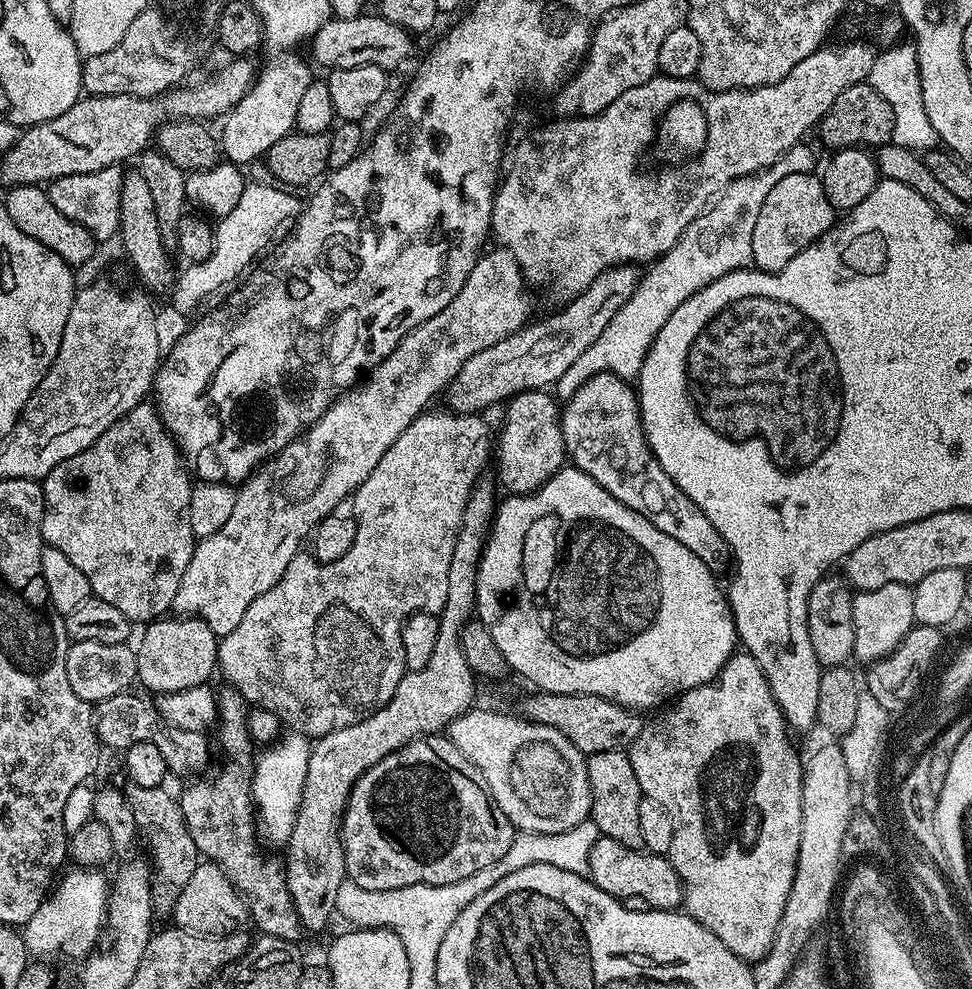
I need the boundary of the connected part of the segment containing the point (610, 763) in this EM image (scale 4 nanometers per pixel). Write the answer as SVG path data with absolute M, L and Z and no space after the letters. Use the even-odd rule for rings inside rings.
M627 751L593 752L587 757L587 761L592 795L590 819L598 826L601 836L614 838L614 842L622 842L622 846L643 849L642 829L638 822L638 806L642 793L638 786L638 778L634 778L634 766L630 766Z

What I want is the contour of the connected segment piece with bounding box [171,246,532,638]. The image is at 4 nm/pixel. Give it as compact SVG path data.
M496 246L493 249L493 252L488 250L480 255L474 270L470 270L470 278L466 278L462 290L454 294L450 306L442 306L434 318L423 320L417 328L410 330L410 334L406 334L396 349L377 368L367 373L362 382L341 392L309 428L264 461L239 485L230 518L217 533L197 543L190 566L186 566L182 582L178 582L178 594L174 594L171 607L173 613L199 616L218 638L235 630L246 610L250 610L250 602L266 594L266 590L270 590L270 586L282 578L286 566L290 566L290 562L301 551L300 543L303 540L305 543L316 525L331 512L337 511L340 503L344 499L345 503L355 493L370 470L378 466L382 454L386 454L386 450L390 450L392 443L400 437L402 430L415 422L436 395L440 396L447 389L462 366L466 365L466 360L529 323L532 296L528 293L530 288L520 273L518 262L505 248Z

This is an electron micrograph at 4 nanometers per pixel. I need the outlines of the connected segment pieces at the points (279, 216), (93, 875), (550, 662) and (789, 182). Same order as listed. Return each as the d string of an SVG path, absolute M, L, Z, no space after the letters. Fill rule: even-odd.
M248 182L245 184L245 188L240 192L240 197L236 201L234 199L231 201L228 212L219 217L218 223L215 225L216 237L214 238L214 250L210 250L210 258L206 258L201 264L188 266L181 276L179 273L175 277L170 297L172 296L173 306L184 316L190 315L207 296L214 295L219 288L227 289L229 286L235 285L245 275L244 267L256 255L259 257L273 243L272 235L284 223L287 225L289 222L295 221L302 211L302 200L296 197L299 195L287 187L277 186L272 182L266 184Z
M76 866L73 869L73 872L65 871L59 877L58 883L51 889L42 906L34 910L34 918L23 924L22 935L29 957L48 958L44 956L56 956L59 952L65 952L68 956L80 956L79 958L87 957L97 947L95 944L100 931L105 931L108 918L109 877L104 877L103 871L95 868Z
M571 466L561 468L560 472L550 477L537 492L530 492L527 496L512 494L507 498L509 500L501 499L499 501L496 516L492 520L492 530L488 533L488 543L484 545L484 554L481 556L480 564L478 565L478 574L476 575L475 615L483 622L484 629L490 634L490 638L494 638L494 643L498 646L498 650L502 650L502 658L506 658L509 669L511 669L513 673L517 672L518 675L525 676L525 678L533 684L531 687L541 692L597 696L598 698L606 698L610 702L621 704L624 708L633 710L645 710L644 708L656 707L656 709L659 709L665 702L689 692L691 688L697 688L698 686L708 684L712 680L715 680L718 673L722 670L722 666L726 666L726 662L737 651L738 637L736 634L736 619L732 617L732 607L728 605L728 597L725 589L722 587L722 584L720 588L719 582L716 581L717 573L713 571L713 569L708 568L706 562L702 562L702 558L698 558L698 554L690 554L690 550L686 550L686 546L682 546L682 542L674 542L674 538L670 538L670 534L662 534L662 530L658 530L658 526L654 526L654 522L650 522L642 514L630 510L630 506L618 502L618 498L614 498L614 494L602 490L602 486L598 486L598 482L594 482L594 478L590 478L590 474L586 474L582 470Z
M812 172L802 174L786 174L782 182L777 182L766 194L766 202L762 202L762 210L758 210L758 222L754 222L754 242L752 243L752 264L762 272L777 272L790 262L790 258L798 258L806 246L816 243L822 234L832 229L838 219L838 210L826 198L824 181Z

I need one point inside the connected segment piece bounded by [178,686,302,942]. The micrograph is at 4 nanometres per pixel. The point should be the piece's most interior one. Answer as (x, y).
(219, 812)

